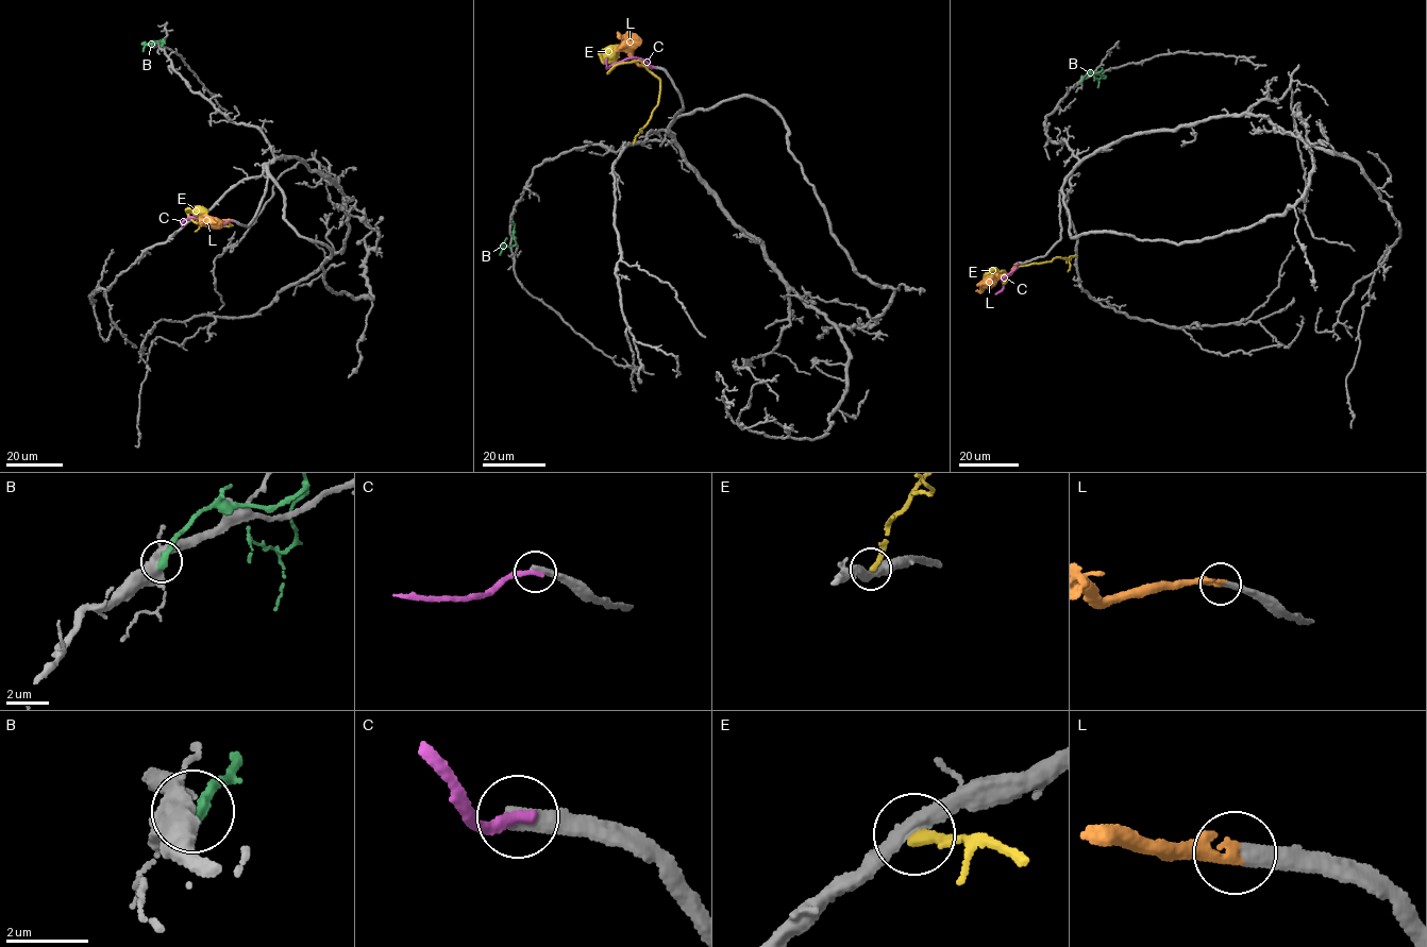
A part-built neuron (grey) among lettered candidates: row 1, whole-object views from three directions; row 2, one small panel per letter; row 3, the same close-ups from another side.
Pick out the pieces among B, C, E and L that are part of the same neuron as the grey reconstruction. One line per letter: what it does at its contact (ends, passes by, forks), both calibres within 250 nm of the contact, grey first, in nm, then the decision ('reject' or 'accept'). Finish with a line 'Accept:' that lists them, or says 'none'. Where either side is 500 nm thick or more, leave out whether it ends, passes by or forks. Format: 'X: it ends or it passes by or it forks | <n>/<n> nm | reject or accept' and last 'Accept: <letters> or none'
B: it ends | 400/320 nm | reject
C: it ends | 400/320 nm | reject
E: it ends | 360/280 nm | reject
L: it ends | 360/320 nm | accept
Accept: L

